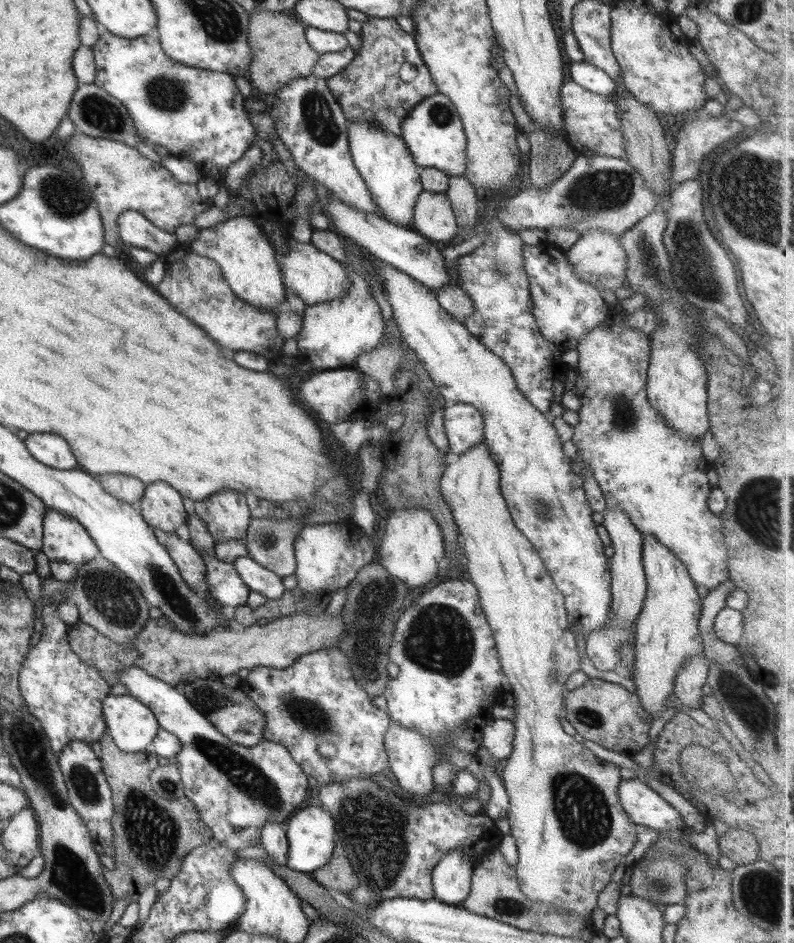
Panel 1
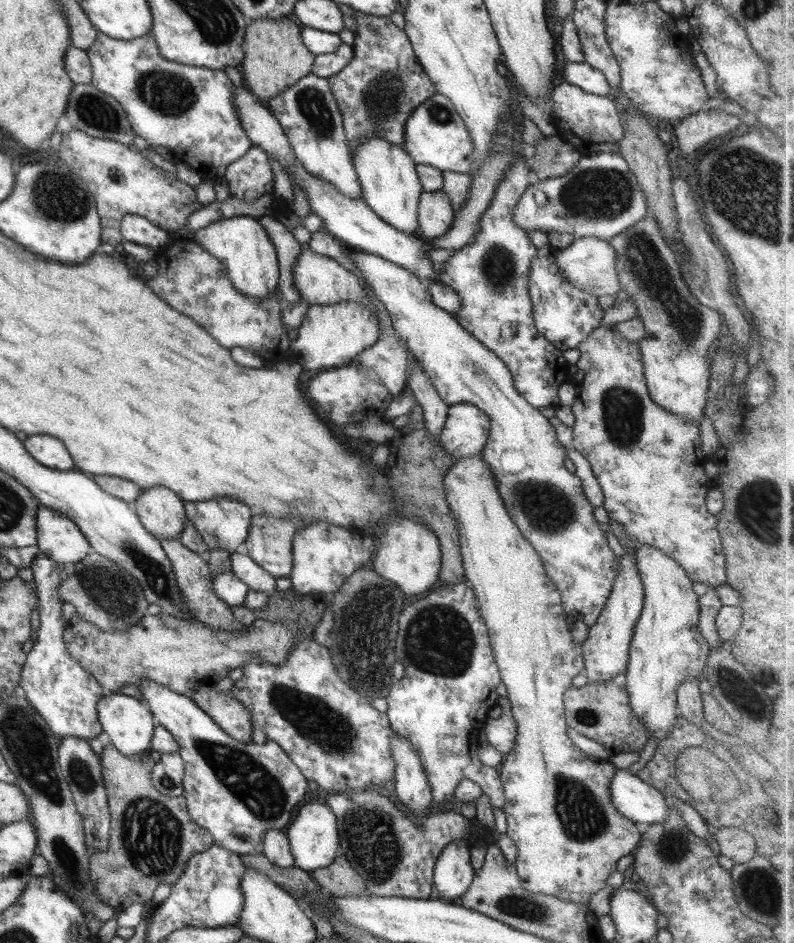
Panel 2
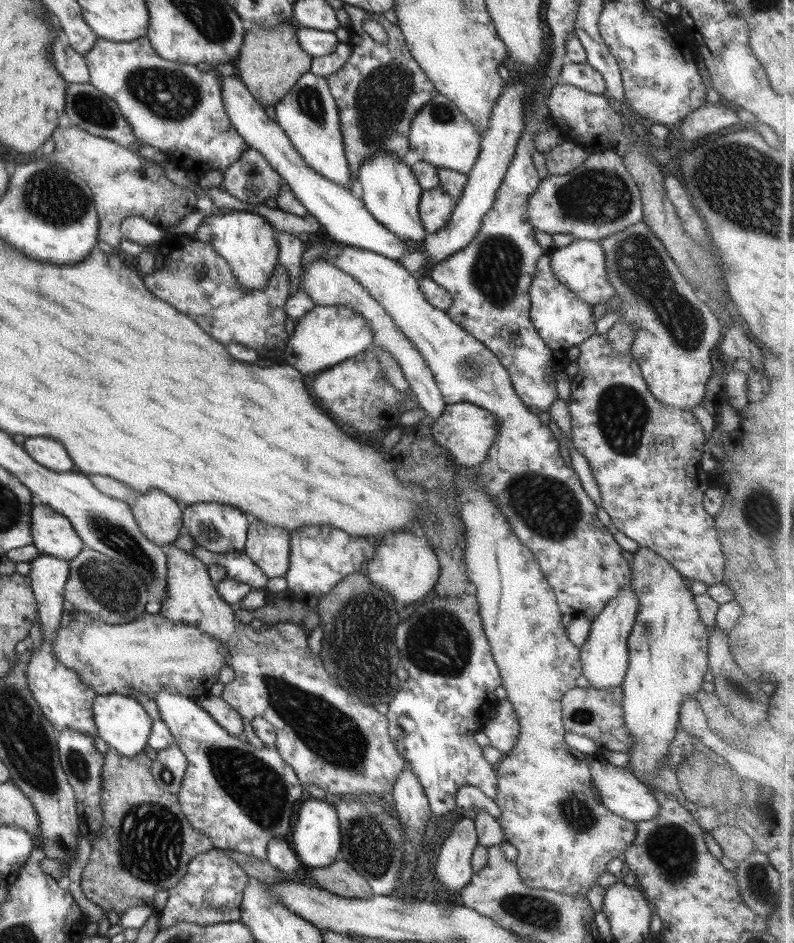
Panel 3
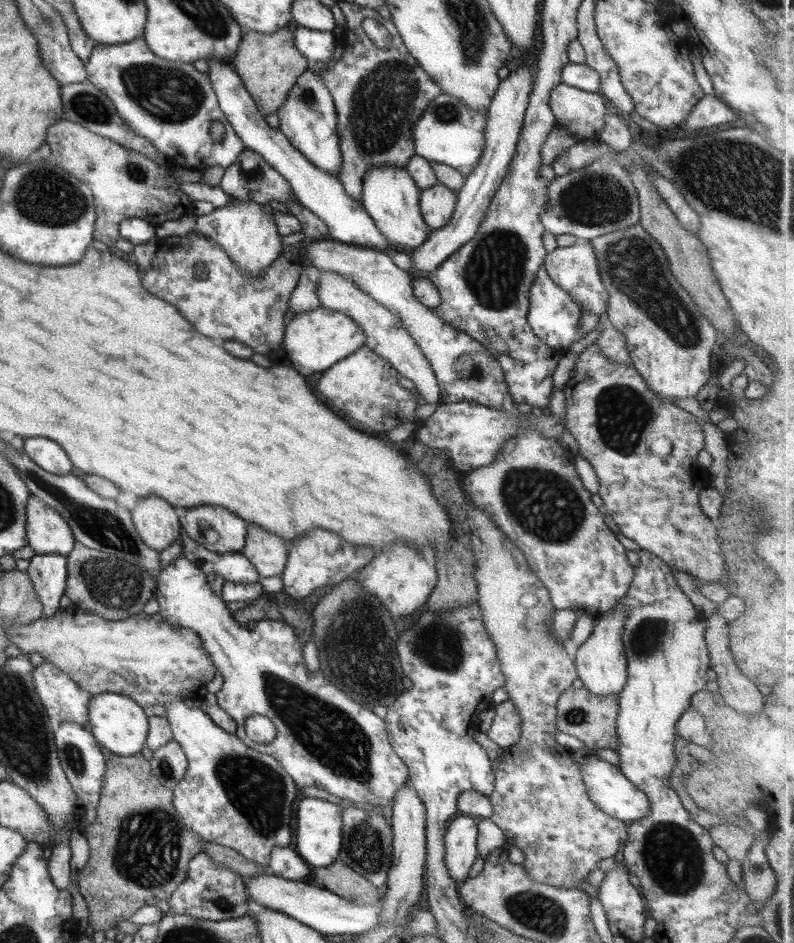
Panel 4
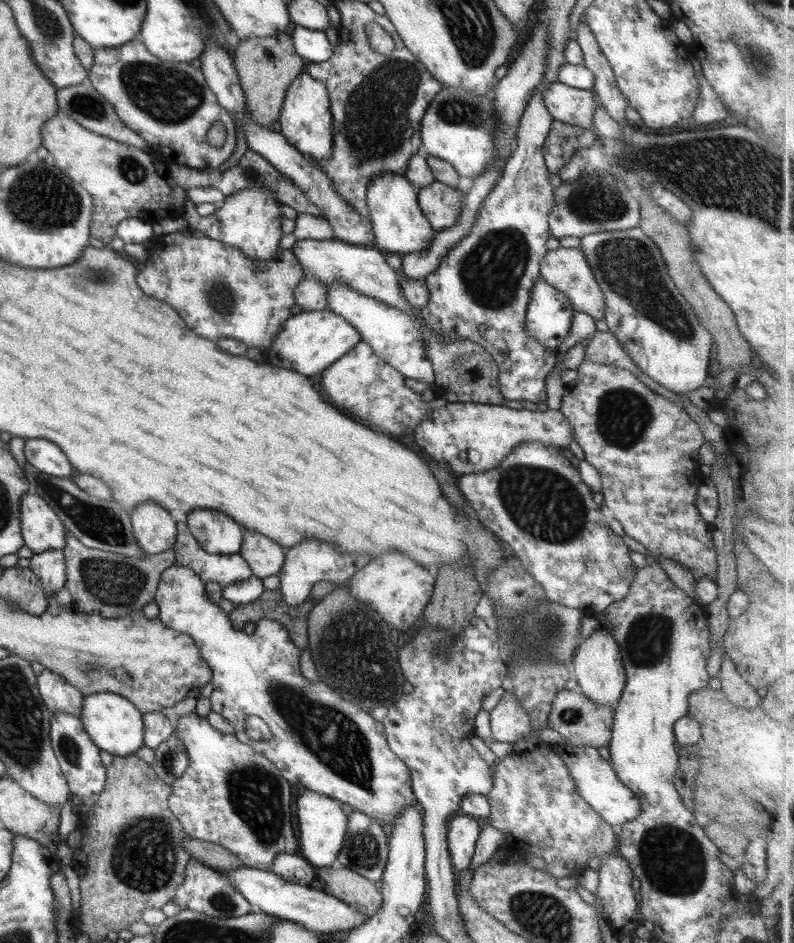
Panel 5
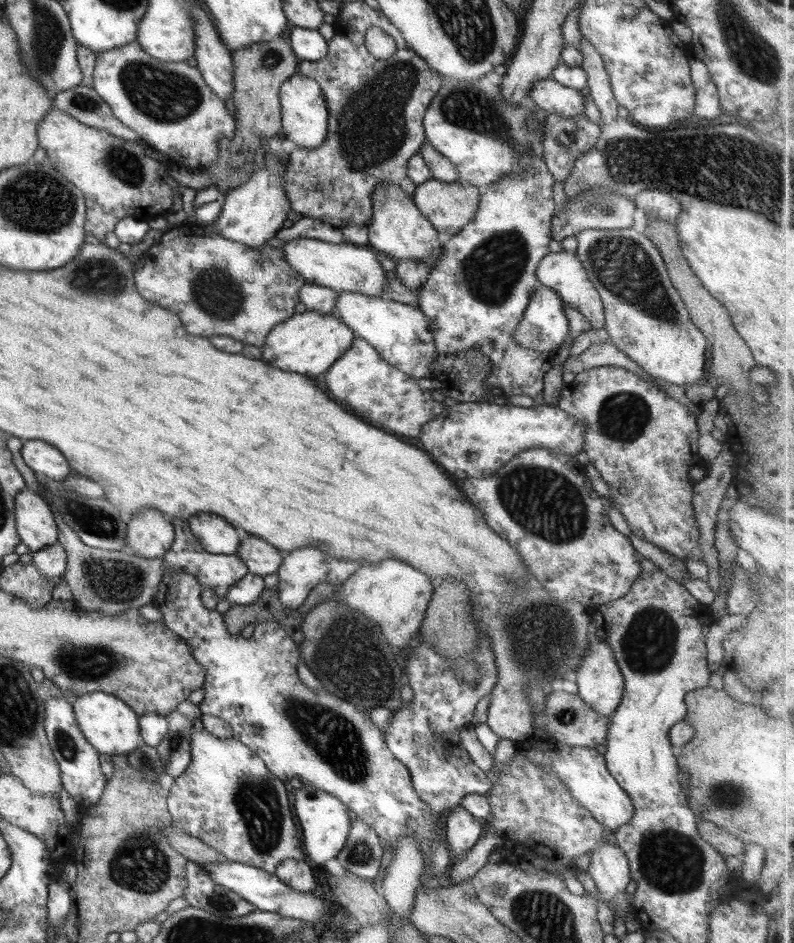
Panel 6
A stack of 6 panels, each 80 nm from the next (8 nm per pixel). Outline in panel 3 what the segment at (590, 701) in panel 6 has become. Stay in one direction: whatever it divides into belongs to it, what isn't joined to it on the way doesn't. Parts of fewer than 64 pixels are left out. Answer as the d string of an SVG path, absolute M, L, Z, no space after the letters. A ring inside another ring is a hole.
M629 582L591 622L590 634L580 653L581 674L588 680L590 687L598 690L613 688L621 686L621 682L625 680L629 657L627 638L638 614L637 604L638 599Z

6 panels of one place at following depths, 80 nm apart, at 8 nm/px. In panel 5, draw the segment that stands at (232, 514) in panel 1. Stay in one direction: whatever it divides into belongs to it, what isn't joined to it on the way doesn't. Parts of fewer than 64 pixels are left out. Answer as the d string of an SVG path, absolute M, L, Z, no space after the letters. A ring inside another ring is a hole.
M198 509L187 513L187 528L200 546L210 554L236 554L241 549L240 525L217 510Z

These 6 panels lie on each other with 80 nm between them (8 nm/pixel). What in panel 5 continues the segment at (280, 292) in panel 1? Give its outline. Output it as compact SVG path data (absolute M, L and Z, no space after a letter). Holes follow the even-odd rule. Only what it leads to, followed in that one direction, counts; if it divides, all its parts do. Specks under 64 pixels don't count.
M266 185L246 187L236 194L227 196L210 217L200 216L197 213L196 203L187 195L183 211L183 218L188 221L190 228L203 232L208 238L239 248L255 261L269 259L280 247L280 238L284 235L281 231L281 222L284 217L281 202Z

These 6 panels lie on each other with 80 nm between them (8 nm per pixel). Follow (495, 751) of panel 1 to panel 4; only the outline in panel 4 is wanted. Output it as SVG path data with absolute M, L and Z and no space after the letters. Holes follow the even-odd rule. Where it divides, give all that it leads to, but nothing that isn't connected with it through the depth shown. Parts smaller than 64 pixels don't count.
M510 700L503 701L492 709L495 716L488 730L488 738L506 750L520 740L523 731L522 717L516 705Z

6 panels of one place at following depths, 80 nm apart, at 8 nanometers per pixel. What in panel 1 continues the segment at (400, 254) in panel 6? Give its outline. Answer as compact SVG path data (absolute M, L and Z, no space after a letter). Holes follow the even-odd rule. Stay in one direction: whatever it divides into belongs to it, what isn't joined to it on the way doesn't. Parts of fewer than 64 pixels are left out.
M357 120L348 124L347 135L354 166L367 184L375 205L383 212L383 217L392 224L412 228L414 205L423 191L419 179L422 167L414 162L404 139Z

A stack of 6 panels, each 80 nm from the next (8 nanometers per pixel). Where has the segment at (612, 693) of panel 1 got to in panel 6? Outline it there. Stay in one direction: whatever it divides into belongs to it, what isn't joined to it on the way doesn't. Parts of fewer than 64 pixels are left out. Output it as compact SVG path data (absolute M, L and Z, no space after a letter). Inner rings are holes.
M564 690L550 692L546 695L541 713L546 716L541 722L543 722L543 727L550 732L553 743L596 749L599 744L606 742L609 717L600 716L578 694L568 693Z

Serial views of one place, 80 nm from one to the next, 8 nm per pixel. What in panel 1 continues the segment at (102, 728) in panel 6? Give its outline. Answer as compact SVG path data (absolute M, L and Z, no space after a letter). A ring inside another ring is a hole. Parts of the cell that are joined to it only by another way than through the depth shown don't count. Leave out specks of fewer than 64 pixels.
M109 694L102 701L106 732L122 752L147 752L159 729L155 714L137 698Z

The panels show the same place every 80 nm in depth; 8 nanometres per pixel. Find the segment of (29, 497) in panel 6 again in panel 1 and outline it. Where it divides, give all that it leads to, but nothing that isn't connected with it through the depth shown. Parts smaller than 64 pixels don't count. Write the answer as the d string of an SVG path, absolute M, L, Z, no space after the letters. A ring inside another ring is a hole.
M48 509L43 518L41 551L51 560L81 565L100 555L86 529L73 518Z

